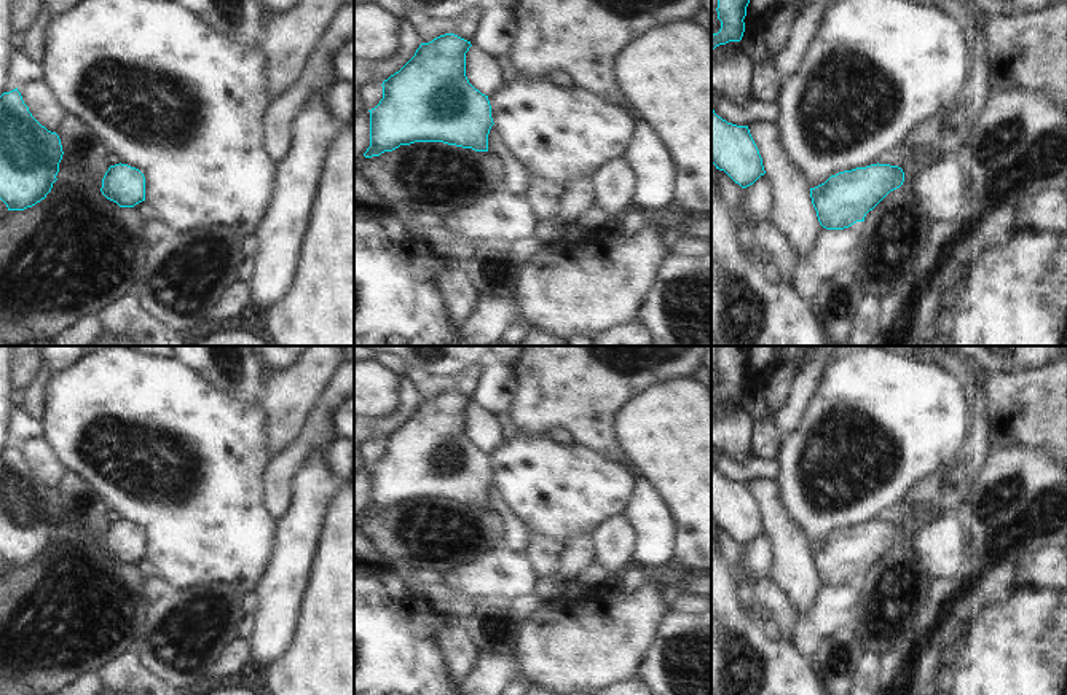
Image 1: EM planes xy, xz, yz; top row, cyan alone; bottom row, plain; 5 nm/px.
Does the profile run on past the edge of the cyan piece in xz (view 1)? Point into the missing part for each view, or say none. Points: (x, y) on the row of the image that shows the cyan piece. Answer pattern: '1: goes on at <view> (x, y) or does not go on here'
1: does not go on here

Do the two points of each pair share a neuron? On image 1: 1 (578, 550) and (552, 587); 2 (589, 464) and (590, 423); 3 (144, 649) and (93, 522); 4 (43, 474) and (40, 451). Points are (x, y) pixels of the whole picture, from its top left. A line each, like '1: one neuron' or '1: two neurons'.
1: one neuron
2: two neurons
3: two neurons
4: one neuron

